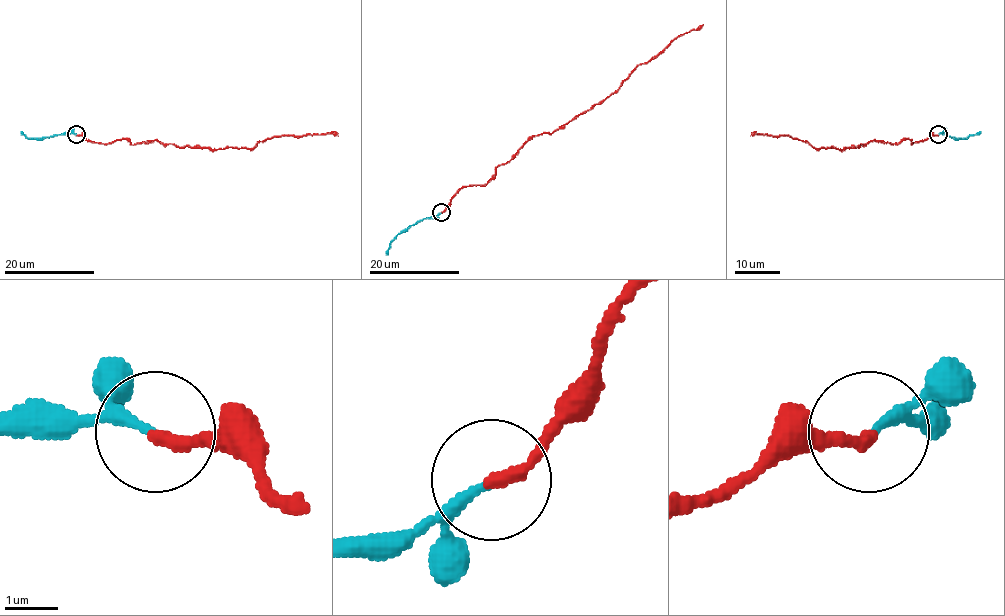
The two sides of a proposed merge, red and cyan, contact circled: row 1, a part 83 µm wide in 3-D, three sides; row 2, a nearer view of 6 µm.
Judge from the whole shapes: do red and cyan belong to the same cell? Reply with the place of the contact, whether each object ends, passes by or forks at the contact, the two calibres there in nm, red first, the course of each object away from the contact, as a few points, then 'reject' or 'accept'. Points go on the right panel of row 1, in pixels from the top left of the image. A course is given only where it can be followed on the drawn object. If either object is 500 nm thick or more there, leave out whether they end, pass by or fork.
(938, 134) | red ends | cyan passes by | 240/130 nm | red via (938, 134), (913, 143), (903, 139), (893, 145), (875, 140), (841, 149), (815, 148), (789, 136), (750, 136) | cyan via (939, 134), (967, 138), (980, 131) | accept

